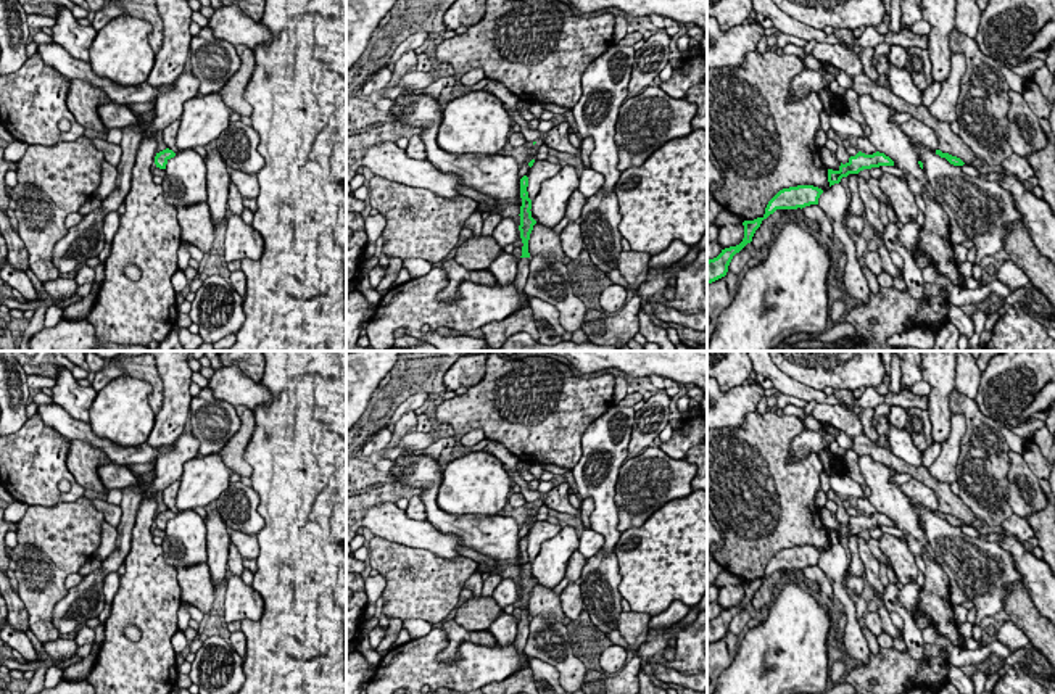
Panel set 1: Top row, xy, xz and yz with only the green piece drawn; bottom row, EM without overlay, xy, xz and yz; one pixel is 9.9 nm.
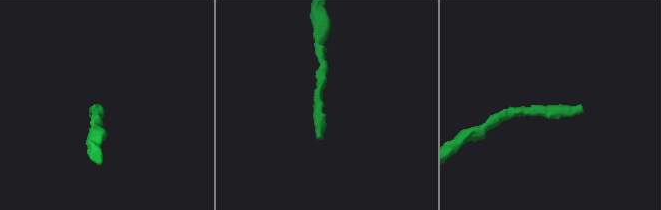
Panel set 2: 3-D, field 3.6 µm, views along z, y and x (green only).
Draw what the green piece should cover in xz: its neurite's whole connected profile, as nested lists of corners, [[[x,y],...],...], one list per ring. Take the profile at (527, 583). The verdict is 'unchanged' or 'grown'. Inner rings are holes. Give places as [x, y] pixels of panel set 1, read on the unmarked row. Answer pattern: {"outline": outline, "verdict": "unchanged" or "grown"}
{"outline": [[[523,536],[520,539],[520,559],[522,559],[522,567],[520,567],[520,599],[522,599],[522,617],[517,623],[517,636],[514,641],[514,646],[517,647],[520,657],[525,657],[523,647],[527,644],[527,638],[528,638],[528,625],[530,625],[530,613],[528,613],[528,601],[530,601],[530,594],[533,591],[533,586],[536,585],[536,581],[532,578],[532,560],[528,559],[528,538]]], "verdict": "grown"}

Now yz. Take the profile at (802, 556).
{"outline": [[[797,546],[780,551],[767,565],[765,575],[754,581],[744,581],[744,599],[739,605],[722,610],[722,613],[707,622],[707,644],[712,644],[726,636],[728,626],[736,613],[752,602],[755,591],[762,581],[773,575],[776,570],[797,570],[810,565],[818,565],[821,549],[813,546]]], "verdict": "unchanged"}

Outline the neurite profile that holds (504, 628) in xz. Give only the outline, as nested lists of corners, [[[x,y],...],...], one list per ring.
[[[504,610],[498,615],[498,618],[490,625],[490,633],[494,636],[498,646],[511,646],[517,636],[517,623],[511,613]]]

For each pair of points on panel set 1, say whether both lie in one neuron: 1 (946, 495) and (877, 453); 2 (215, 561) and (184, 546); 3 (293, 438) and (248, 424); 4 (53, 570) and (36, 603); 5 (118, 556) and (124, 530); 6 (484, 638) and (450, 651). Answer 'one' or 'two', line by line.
1: one
2: two
3: two
4: one
5: one
6: one

